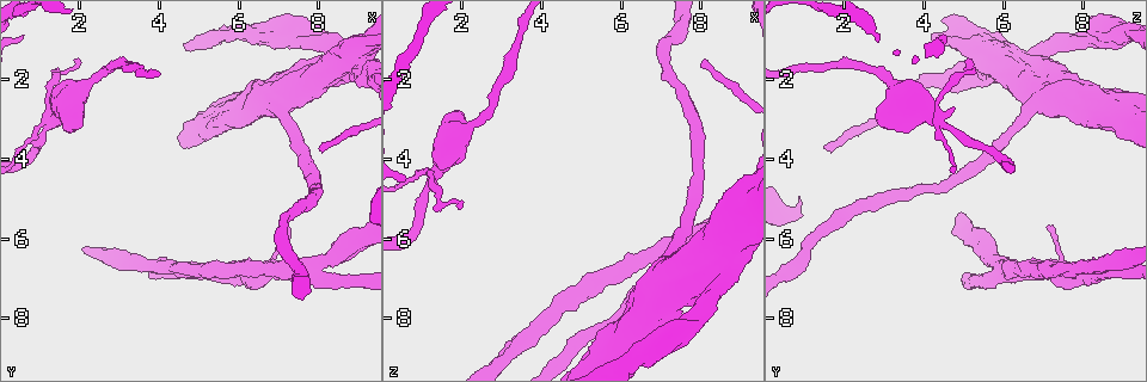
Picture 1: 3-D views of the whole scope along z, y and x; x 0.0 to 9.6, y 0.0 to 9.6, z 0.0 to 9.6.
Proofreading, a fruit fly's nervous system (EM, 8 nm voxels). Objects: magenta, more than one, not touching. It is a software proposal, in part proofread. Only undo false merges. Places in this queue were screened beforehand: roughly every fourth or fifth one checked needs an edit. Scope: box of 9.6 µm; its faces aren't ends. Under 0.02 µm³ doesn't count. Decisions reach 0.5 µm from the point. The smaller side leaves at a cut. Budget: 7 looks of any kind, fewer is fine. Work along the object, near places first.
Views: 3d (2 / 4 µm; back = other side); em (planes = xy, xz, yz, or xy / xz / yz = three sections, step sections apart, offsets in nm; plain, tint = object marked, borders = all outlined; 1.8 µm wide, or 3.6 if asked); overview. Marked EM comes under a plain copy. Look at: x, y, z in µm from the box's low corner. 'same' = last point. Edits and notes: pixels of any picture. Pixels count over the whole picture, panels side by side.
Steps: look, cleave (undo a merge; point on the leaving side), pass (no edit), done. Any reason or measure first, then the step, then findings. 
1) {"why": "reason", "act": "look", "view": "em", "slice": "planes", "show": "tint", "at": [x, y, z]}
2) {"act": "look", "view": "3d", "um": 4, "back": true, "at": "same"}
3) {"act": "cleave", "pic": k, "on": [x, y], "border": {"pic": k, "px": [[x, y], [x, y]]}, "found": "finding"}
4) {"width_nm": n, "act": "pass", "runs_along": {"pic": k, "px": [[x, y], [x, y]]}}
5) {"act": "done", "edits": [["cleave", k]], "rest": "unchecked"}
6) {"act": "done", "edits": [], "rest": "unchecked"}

{"why": "abrupt turn", "act": "look", "view": "3d", "um": 4, "at": [1.35, 2.95, 4.30]}

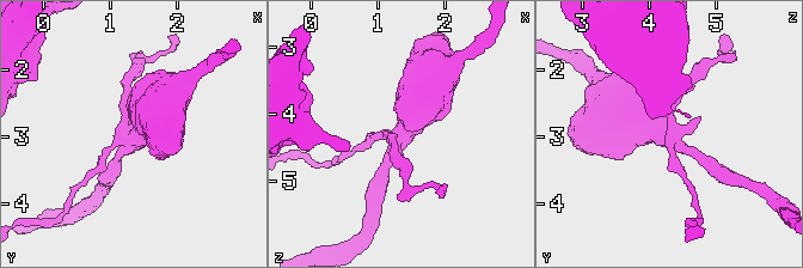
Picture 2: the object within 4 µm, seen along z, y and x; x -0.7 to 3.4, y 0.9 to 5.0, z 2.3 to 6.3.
{"why": "shape alone is not enough", "act": "look", "view": "em", "um": 3.6, "slice": "planes", "show": "tint", "at": [1.35, 3.00, 4.35]}

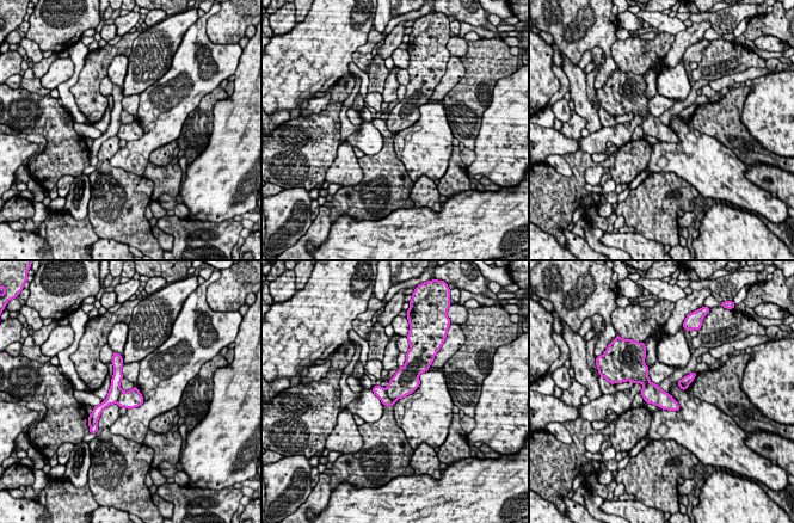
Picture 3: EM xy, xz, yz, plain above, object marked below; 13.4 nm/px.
{"act": "cleave", "pic": 3, "on": [381, 393], "part_leaving": {"pic": 3, "px": [[119, 362], [115, 392], [98, 410]]}, "found": "two neurons meet here"}

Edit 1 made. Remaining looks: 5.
{"why": "sudden change in width", "act": "look", "view": "em", "um": 3.6, "slice": "planes", "show": "borders", "at": [6.20, 2.60, 8.35]}

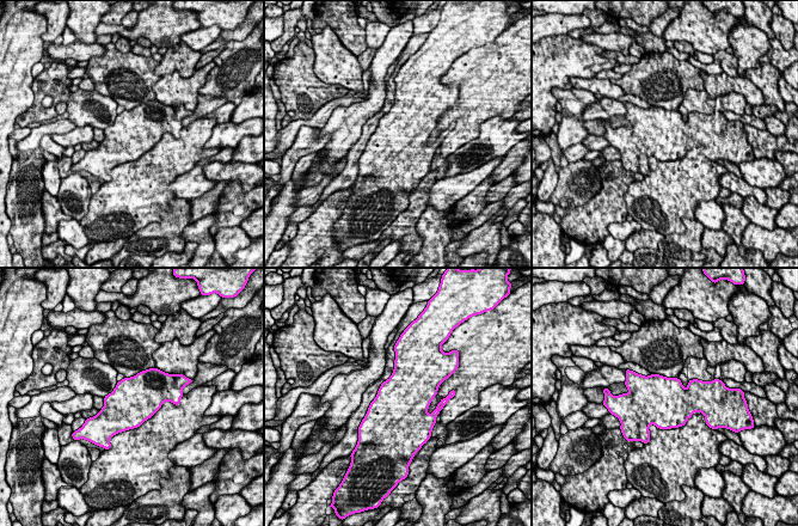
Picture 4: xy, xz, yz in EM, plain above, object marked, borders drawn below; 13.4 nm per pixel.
{"act": "pass", "found": "all the same neuron"}

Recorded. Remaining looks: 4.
{"why": "side arm on a straight run", "act": "look", "view": "3d", "um": 4, "at": [7.70, 6.70, 5.95]}

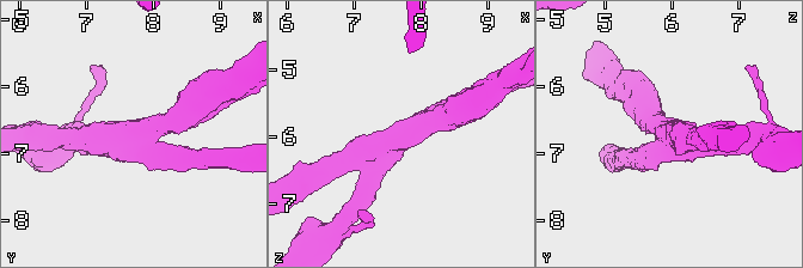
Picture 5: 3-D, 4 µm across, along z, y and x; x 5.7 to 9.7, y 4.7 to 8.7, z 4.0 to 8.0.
{"arms": 3, "arm_widths_nm": [280, 320, 380], "why": "shape alone is not enough", "act": "look", "view": "em", "slice": "xy", "step": 16, "show": "tint", "at": [7.75, 6.65, 5.95]}

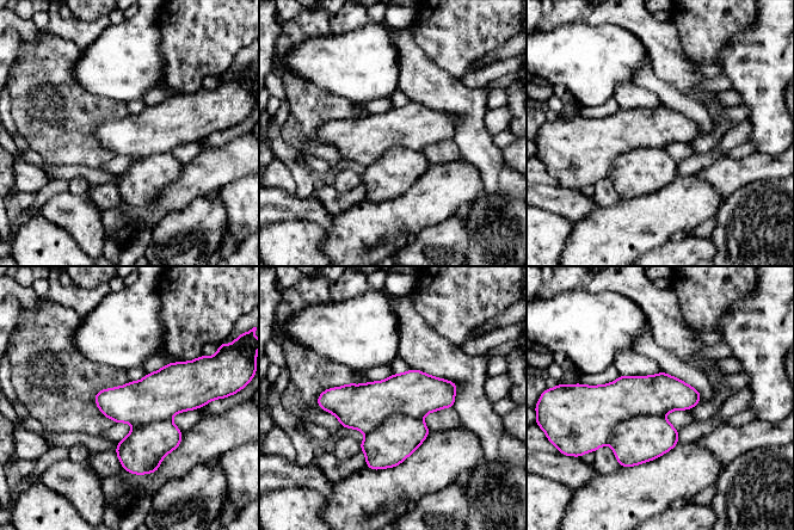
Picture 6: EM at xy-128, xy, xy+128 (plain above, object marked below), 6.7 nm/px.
{"act": "look", "view": "em", "slice": "planes", "show": "tint", "at": "same"}

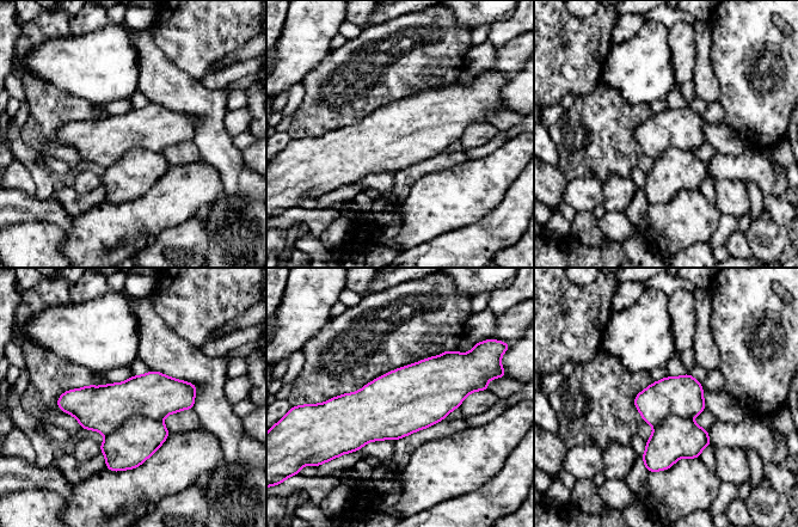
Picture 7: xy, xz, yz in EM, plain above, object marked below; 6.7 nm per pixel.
{"act": "cleave", "pic": 7, "on": [139, 437], "border": {"pic": 7, "px": [[161, 420], [133, 415], [106, 435]]}, "found": "a second neuron is stuck on"}

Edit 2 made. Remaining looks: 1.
{"act": "done", "edits": [["cleave", 3], ["cleave", 7]], "rest": "unchecked"}

